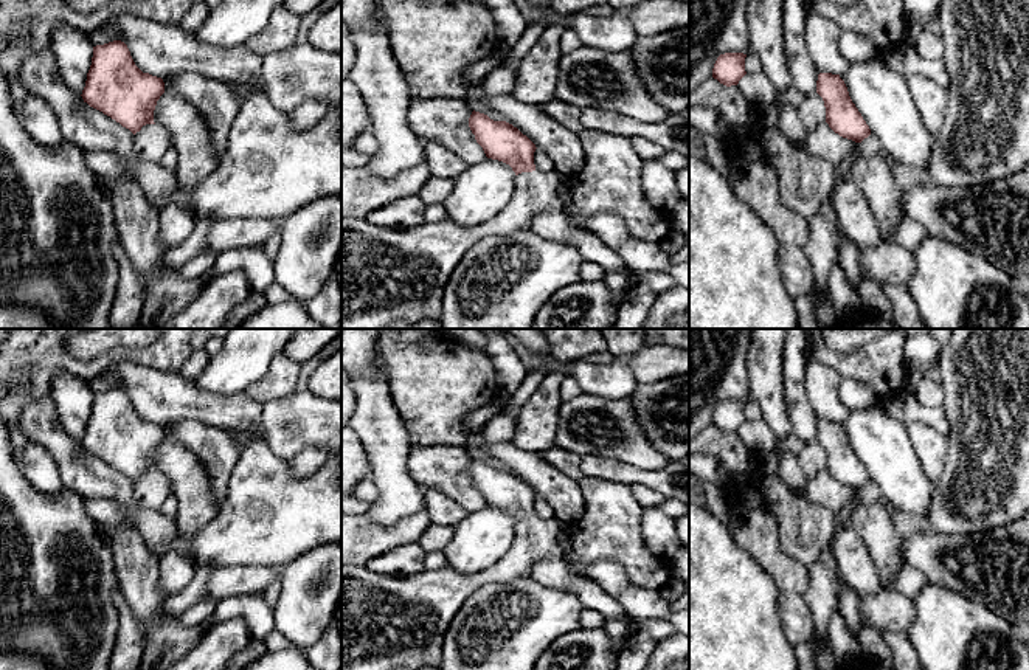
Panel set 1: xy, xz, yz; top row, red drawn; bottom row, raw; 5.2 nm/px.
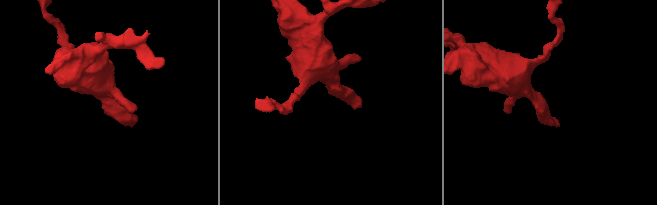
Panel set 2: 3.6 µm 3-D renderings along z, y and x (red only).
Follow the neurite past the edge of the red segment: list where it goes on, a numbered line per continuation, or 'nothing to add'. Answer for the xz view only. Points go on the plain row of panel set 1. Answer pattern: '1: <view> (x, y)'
1: xz (388, 622)

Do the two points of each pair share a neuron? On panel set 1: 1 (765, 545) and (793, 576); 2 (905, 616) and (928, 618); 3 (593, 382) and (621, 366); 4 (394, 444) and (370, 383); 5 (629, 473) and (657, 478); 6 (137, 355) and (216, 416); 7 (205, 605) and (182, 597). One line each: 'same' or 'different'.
1: same
2: different
3: same
4: same
5: same
6: different
7: different

